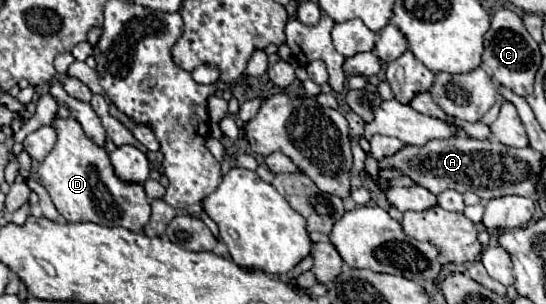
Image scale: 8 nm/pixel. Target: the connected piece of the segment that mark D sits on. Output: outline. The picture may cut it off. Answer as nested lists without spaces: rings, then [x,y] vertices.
[[[55,117],[53,127],[59,137],[53,151],[39,165],[39,183],[47,189],[55,209],[69,221],[91,221],[105,227],[125,227],[133,233],[145,229],[151,219],[151,203],[141,183],[123,181],[115,175],[105,147],[95,145],[81,129],[81,125],[67,117]]]

